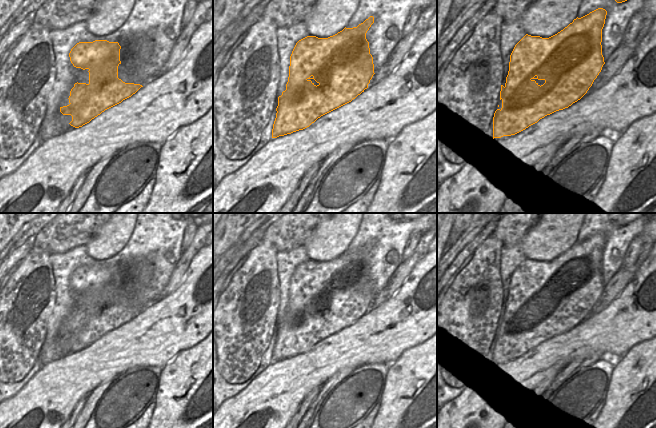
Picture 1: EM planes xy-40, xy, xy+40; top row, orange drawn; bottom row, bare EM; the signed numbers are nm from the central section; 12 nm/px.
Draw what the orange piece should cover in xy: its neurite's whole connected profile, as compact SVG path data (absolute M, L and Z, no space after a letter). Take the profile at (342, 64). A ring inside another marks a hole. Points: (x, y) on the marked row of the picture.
M370 16L357 27L344 28L328 38L307 36L299 40L290 56L286 90L278 97L272 138L309 127L321 116L351 102L368 88L374 73L366 33L374 23Z

